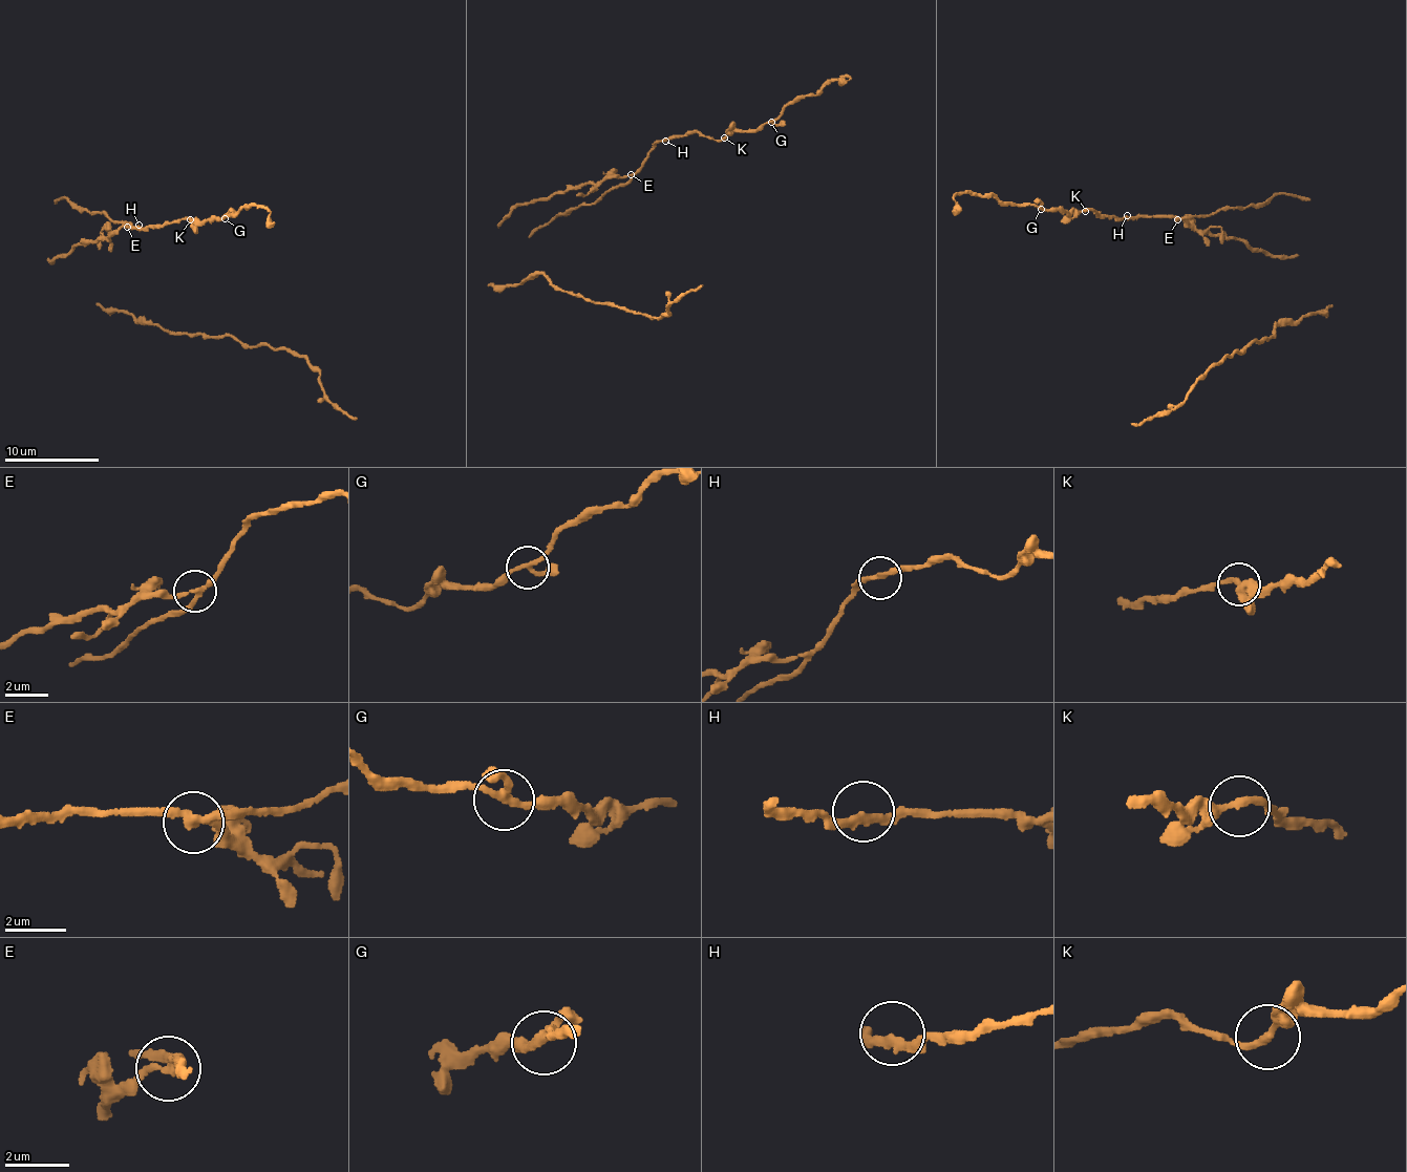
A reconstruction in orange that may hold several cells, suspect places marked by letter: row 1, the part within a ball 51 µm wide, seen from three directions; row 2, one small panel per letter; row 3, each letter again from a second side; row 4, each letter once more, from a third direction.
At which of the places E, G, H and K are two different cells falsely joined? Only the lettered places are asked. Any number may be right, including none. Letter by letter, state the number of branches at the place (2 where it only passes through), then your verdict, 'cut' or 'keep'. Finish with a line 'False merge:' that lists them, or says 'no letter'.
E: 3 branches meet; cut
G: 3 branches meet; keep
H: 2 branches meet; keep
K: 2 branches meet; keep
False merge: E

